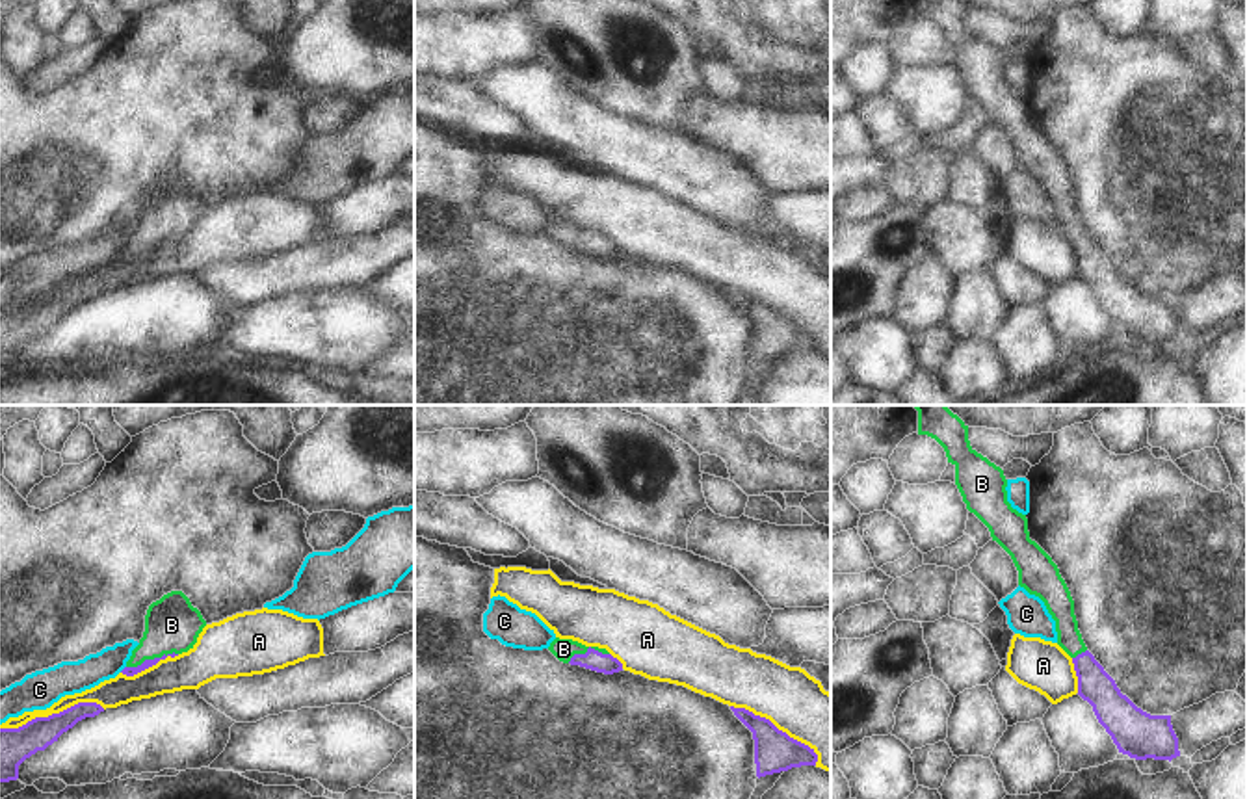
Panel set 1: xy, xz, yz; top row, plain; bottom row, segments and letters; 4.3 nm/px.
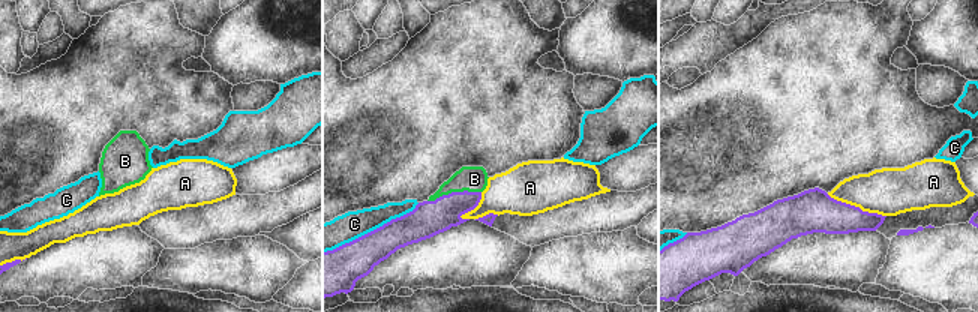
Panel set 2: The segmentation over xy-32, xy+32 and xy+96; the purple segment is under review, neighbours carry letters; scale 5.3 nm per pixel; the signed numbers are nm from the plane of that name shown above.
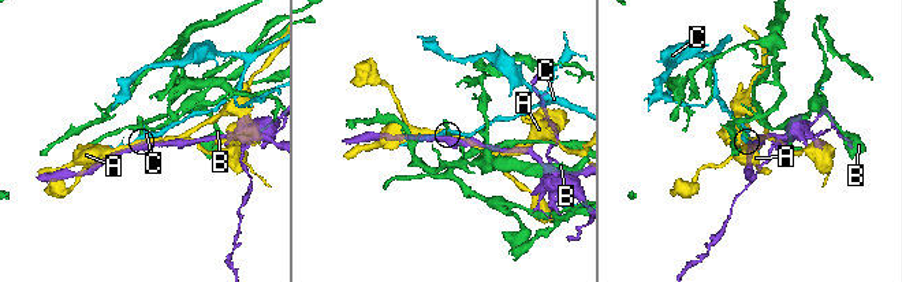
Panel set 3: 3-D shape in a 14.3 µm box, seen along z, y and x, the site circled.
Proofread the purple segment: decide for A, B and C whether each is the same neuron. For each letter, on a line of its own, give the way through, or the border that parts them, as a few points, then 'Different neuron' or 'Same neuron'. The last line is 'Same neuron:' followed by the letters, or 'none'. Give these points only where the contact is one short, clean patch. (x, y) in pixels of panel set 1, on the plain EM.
A: Different neuron
B: Path across: xy (129, 255), (151, 244), (151, 233), (171, 209). Same neuron
C: Different neuron
Same neuron: B

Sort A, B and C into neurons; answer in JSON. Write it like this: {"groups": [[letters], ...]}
{"groups": [["A"], ["B"], ["C"]]}

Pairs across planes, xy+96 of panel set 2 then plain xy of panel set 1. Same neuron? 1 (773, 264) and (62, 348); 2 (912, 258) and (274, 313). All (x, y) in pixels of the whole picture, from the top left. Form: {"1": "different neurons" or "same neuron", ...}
{"1": "same neuron", "2": "same neuron"}

